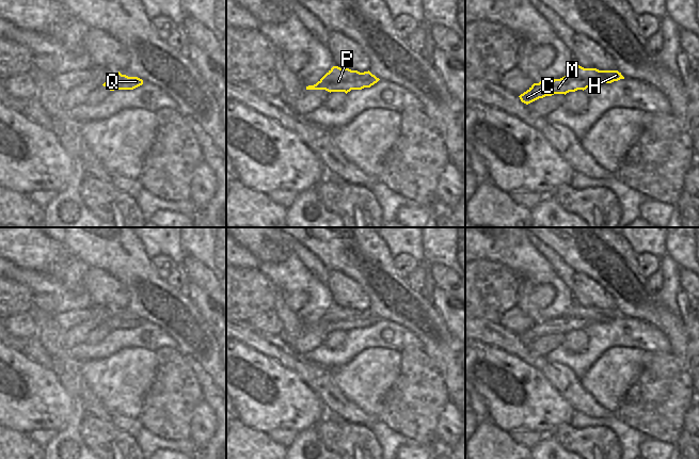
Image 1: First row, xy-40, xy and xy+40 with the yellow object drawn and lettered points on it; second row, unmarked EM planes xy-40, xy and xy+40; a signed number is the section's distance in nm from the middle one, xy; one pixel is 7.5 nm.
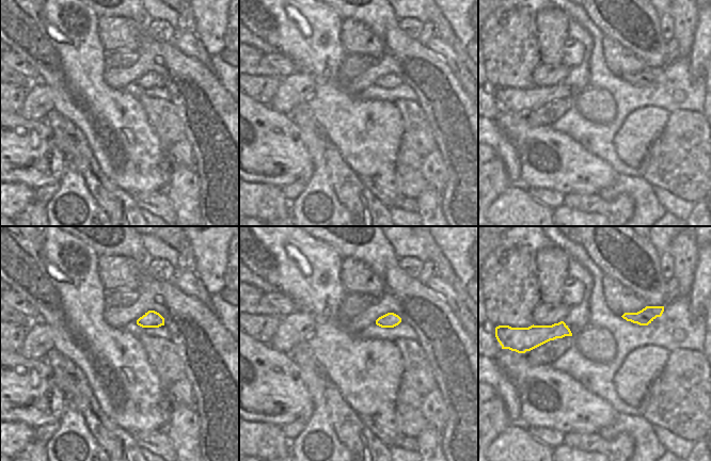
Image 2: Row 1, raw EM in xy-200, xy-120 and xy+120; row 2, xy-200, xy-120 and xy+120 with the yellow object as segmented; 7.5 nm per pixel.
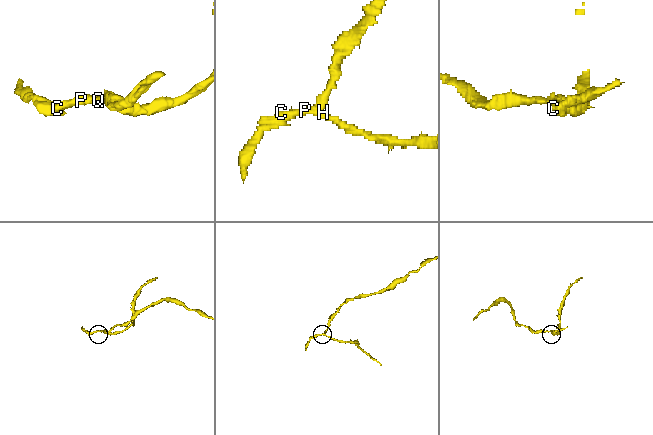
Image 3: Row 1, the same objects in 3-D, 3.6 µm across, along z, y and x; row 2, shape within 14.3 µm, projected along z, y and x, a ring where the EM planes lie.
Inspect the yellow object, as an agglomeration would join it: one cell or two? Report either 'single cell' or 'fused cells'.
fused cells

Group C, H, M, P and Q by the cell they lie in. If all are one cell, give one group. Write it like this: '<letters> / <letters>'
C M P Q / H

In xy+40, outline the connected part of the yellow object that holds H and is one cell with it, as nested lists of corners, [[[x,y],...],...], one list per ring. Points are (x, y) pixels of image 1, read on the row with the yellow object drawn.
[[[606,70],[606,74],[604,76],[604,80],[606,83],[611,83],[620,79],[624,79],[624,77],[618,70]]]

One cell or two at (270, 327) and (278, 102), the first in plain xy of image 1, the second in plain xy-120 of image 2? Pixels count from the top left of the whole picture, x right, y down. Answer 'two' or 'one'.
two

